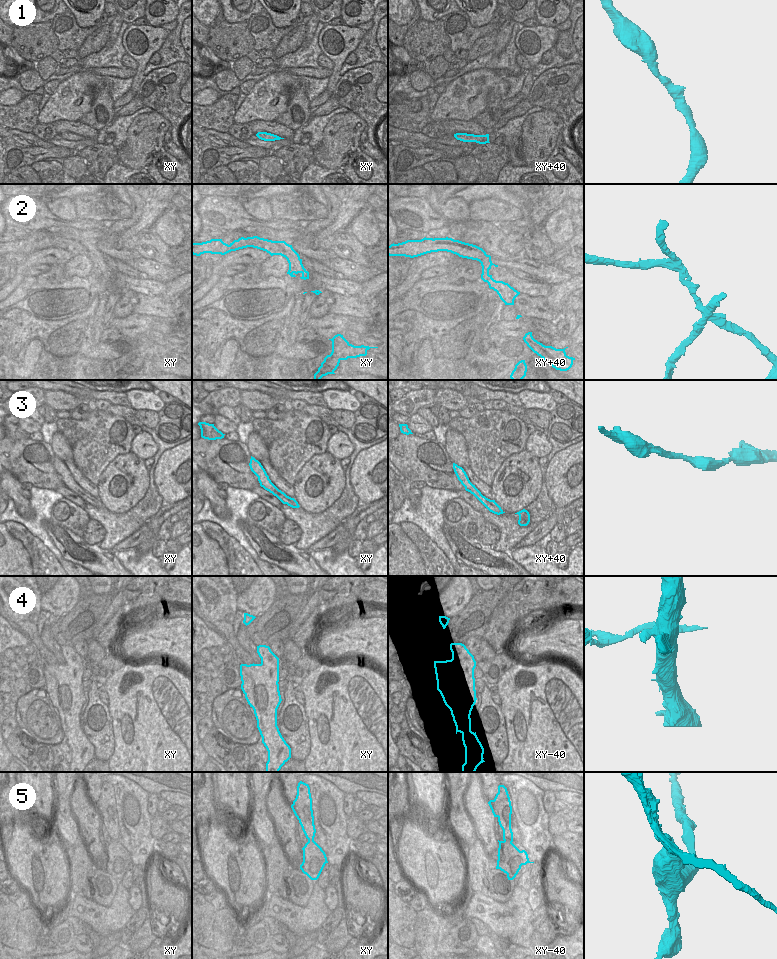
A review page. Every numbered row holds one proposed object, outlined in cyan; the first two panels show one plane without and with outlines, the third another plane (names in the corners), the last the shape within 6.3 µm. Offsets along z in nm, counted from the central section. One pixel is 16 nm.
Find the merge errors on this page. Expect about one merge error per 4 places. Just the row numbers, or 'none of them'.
2, 4, 5

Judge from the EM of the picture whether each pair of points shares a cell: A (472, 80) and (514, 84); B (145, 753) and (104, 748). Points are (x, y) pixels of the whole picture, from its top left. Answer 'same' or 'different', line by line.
A: different
B: different

